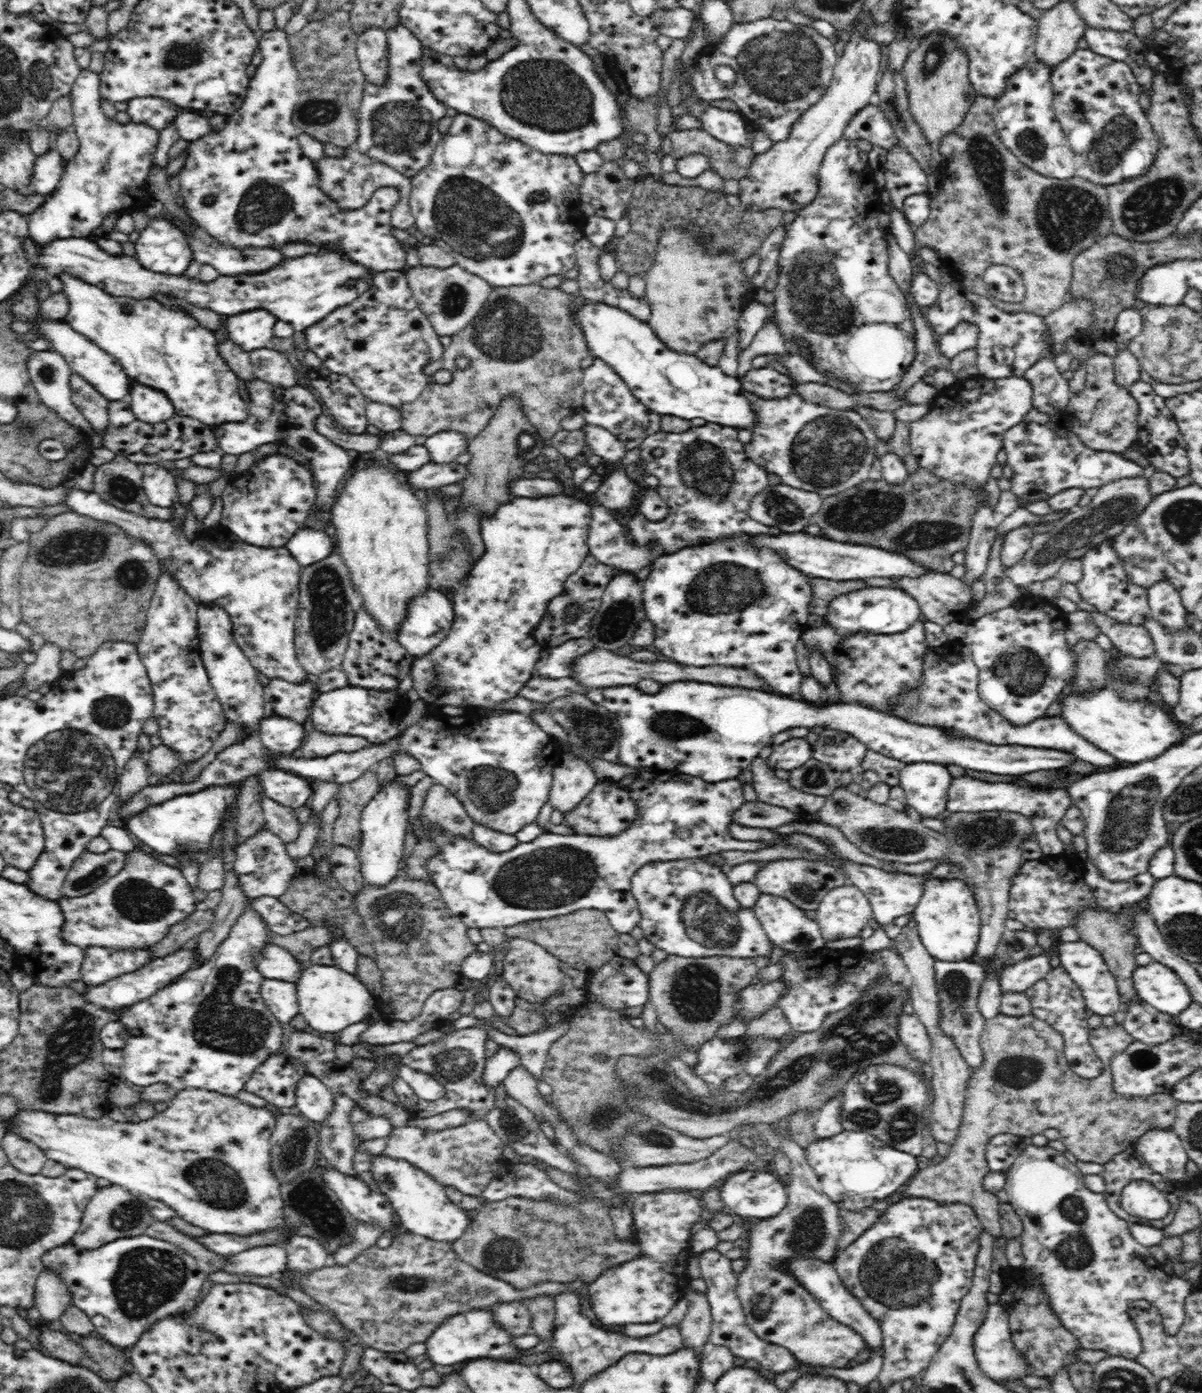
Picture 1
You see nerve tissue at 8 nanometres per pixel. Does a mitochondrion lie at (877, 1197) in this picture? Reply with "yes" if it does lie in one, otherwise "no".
no

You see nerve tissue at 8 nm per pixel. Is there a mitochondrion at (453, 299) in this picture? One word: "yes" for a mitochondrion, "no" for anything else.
yes

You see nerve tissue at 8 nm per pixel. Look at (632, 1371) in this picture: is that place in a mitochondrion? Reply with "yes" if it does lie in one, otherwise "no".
no

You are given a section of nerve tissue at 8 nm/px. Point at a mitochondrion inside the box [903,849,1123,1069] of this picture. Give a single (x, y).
(956, 986)

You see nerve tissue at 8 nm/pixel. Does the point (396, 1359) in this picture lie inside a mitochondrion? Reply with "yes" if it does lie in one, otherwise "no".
no

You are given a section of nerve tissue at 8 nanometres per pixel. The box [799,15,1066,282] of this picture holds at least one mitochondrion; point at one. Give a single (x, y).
(985, 162)

